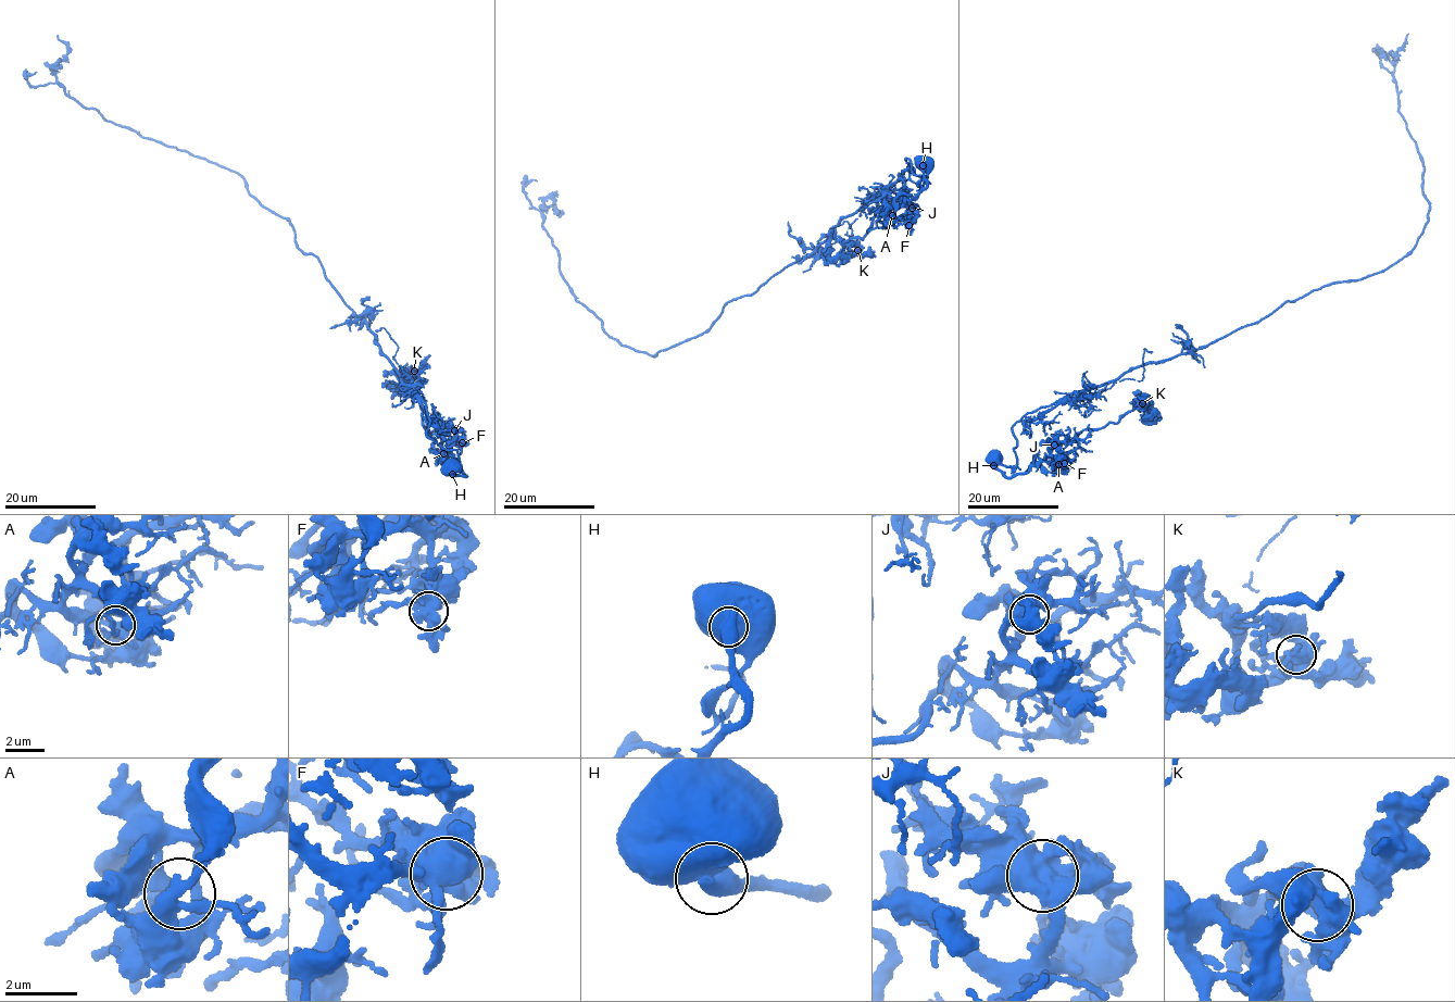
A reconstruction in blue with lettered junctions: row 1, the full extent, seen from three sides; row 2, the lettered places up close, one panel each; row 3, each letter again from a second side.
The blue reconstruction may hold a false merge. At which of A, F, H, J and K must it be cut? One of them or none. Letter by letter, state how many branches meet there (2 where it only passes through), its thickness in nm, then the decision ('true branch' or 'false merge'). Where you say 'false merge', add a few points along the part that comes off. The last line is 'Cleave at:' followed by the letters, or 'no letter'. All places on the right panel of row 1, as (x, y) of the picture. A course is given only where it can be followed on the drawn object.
A: 2 | 220 nm | true branch
F: 3 | 600 nm | true branch
H: 2 | 800 nm | false merge | (993, 465), (1005, 476), (1025, 474), (1055, 460), (1064, 442), (1116, 423), (1142, 401), (1158, 416), (1129, 401)
J: 2 | 650 nm | true branch
K: 3 | 550 nm | true branch
Cleave at: H

